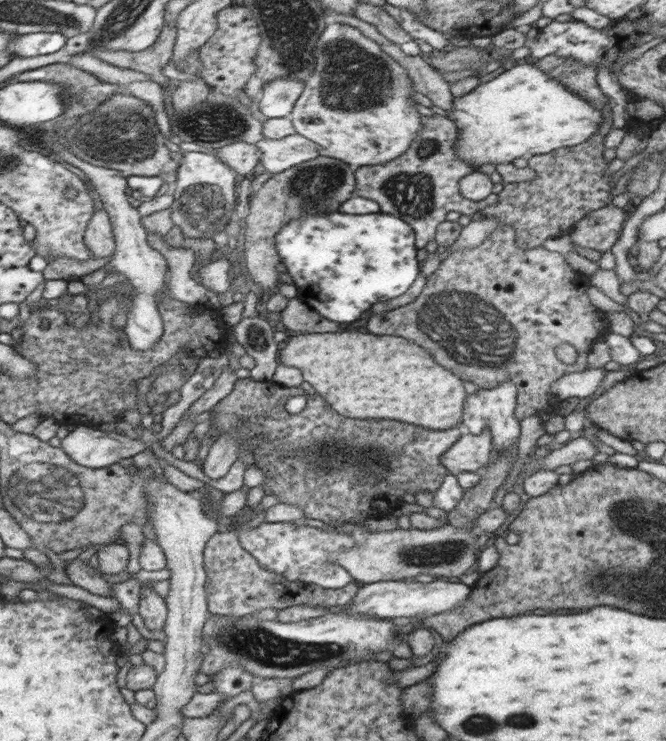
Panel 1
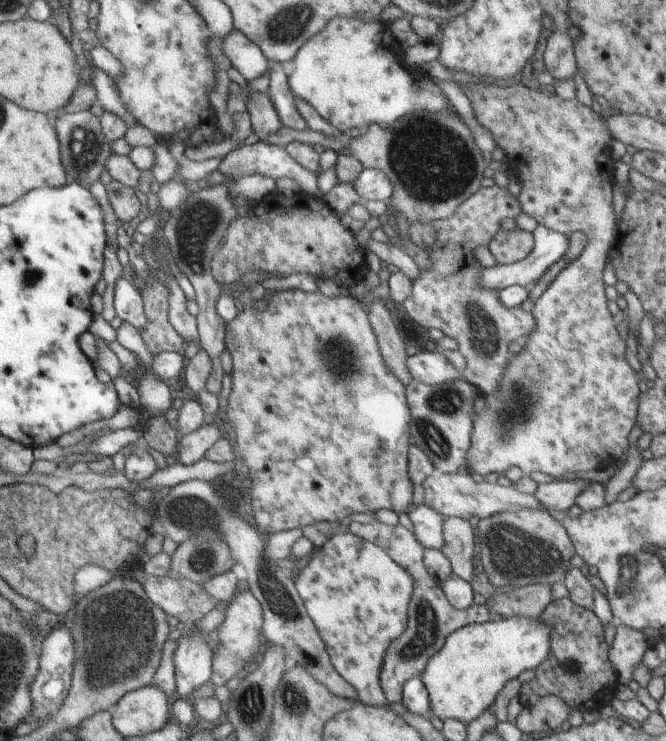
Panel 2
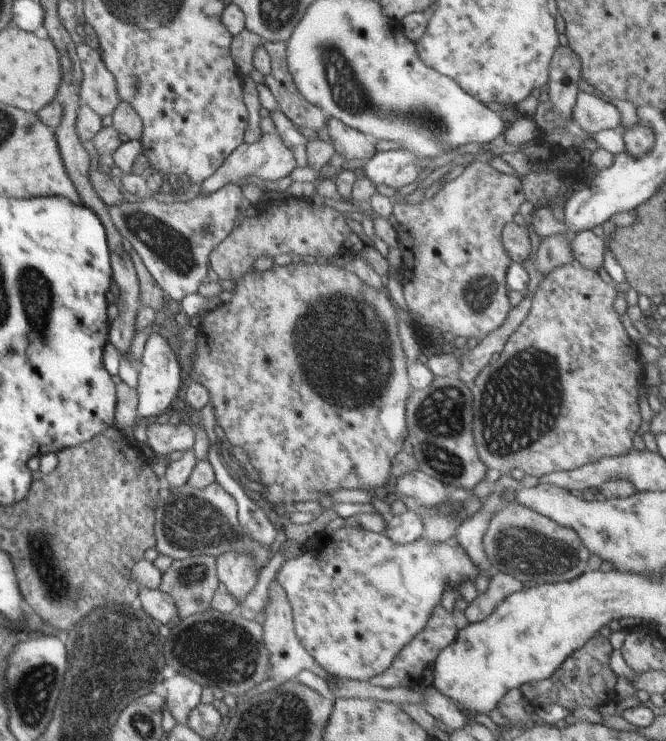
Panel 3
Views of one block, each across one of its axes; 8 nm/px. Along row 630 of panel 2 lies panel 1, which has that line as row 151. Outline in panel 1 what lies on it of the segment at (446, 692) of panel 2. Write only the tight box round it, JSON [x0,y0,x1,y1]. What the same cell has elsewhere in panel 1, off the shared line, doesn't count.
[447,64,604,168]

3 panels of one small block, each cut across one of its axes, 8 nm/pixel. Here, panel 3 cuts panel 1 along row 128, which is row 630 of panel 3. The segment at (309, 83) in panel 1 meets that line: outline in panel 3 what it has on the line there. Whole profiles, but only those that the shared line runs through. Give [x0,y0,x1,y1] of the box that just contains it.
[277,526,477,680]

